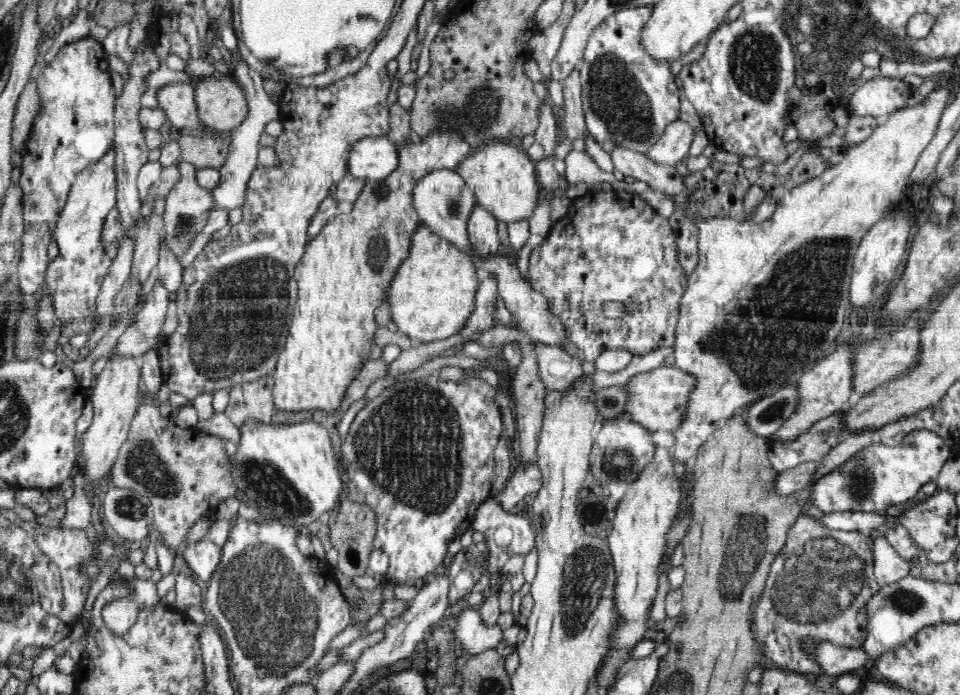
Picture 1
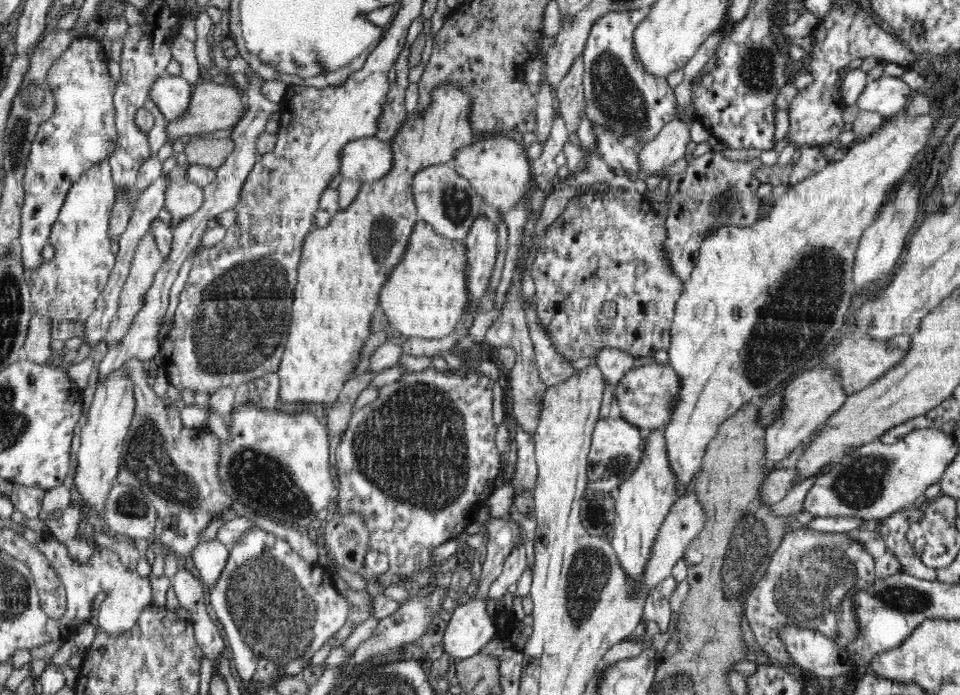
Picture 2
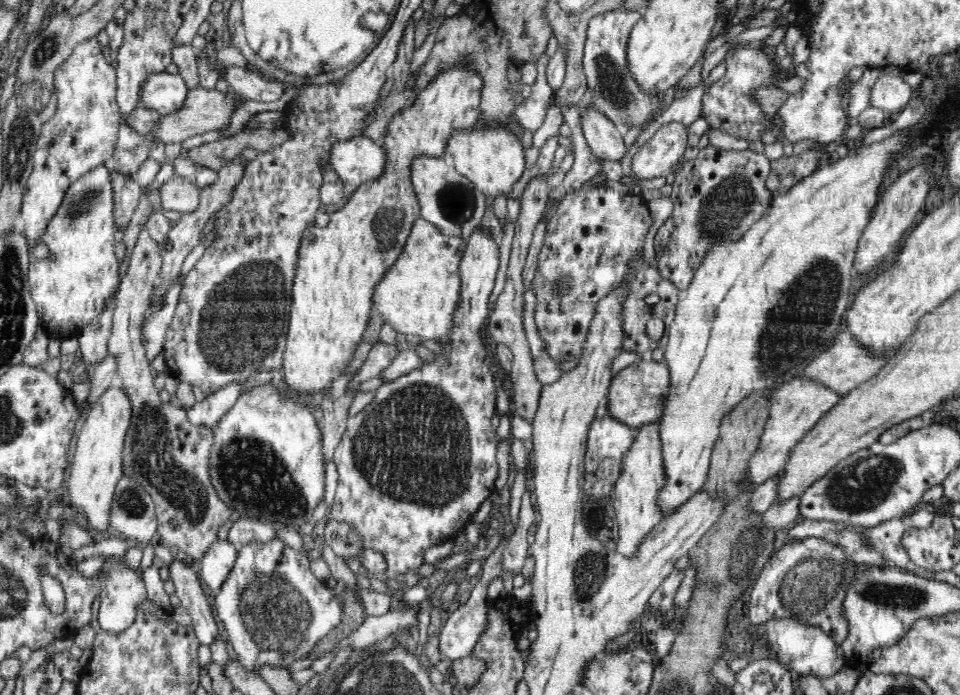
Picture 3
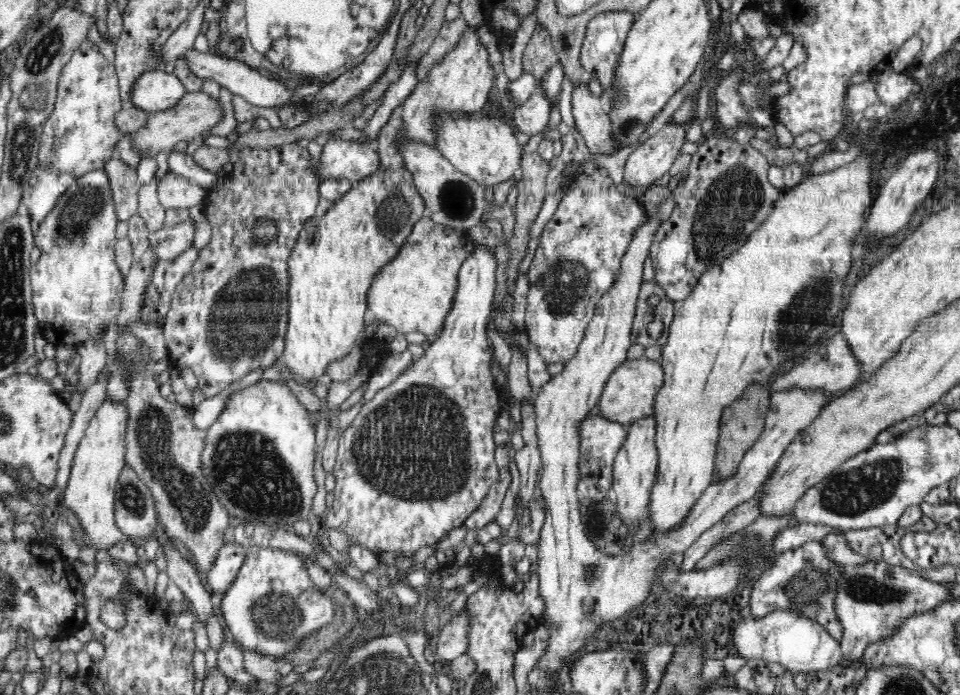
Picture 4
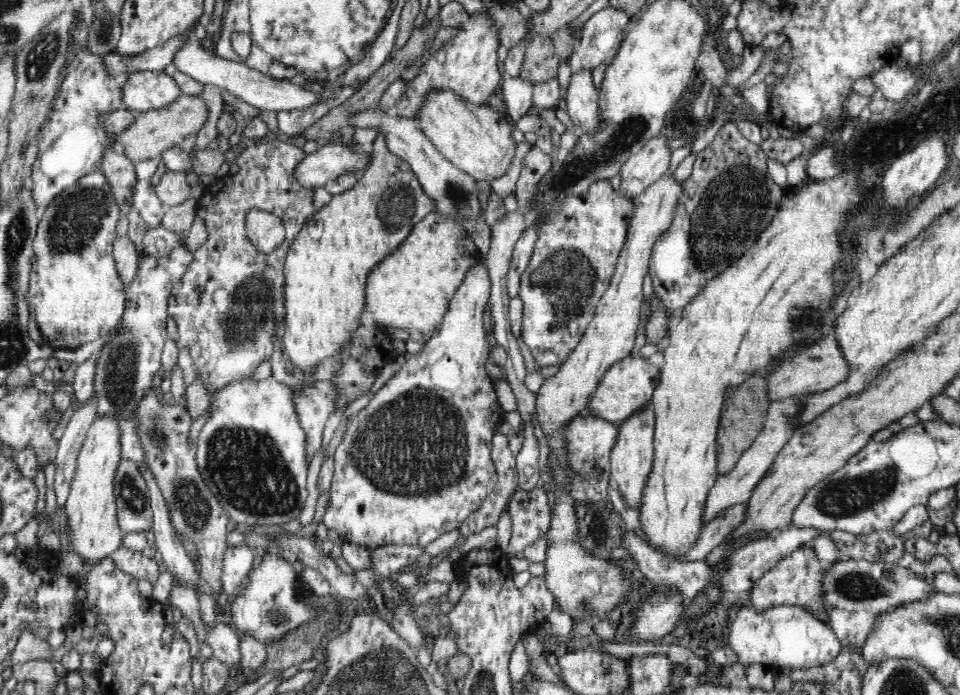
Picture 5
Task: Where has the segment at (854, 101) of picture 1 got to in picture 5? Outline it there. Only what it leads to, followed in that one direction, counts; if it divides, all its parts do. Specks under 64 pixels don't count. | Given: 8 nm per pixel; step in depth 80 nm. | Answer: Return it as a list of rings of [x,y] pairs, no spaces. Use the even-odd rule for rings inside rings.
[[[897,64],[888,65],[882,70],[875,71],[870,77],[874,86],[883,94],[887,102],[900,102],[912,97],[916,88],[914,68],[900,68]]]

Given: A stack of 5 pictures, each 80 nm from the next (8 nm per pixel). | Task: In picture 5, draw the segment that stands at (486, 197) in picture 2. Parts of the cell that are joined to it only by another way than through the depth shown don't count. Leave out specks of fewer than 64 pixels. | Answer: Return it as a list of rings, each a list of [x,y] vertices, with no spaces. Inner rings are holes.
[[[438,89],[427,95],[415,122],[446,160],[477,181],[492,182],[508,172],[517,143],[511,134],[514,126],[498,114],[498,109],[490,110],[491,106],[465,100],[453,89]]]

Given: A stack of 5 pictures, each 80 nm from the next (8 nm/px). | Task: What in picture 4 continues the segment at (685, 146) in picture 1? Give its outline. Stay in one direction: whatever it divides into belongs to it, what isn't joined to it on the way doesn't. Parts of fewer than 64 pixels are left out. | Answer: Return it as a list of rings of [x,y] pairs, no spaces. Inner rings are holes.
[[[669,124],[650,136],[625,163],[623,182],[633,188],[645,190],[658,178],[662,178],[680,154],[680,148],[687,141],[687,126]]]

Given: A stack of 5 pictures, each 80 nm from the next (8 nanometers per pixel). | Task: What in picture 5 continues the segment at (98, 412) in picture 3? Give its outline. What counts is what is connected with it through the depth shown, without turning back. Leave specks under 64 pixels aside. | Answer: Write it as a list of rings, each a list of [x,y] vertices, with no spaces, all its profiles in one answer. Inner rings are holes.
[[[104,416],[104,418],[97,418],[97,420],[91,424],[90,430],[88,430],[88,434],[86,435],[86,438],[84,439],[82,450],[80,450],[80,454],[78,456],[77,464],[76,464],[76,472],[74,476],[74,480],[72,480],[72,486],[70,488],[70,494],[68,494],[68,500],[66,500],[66,516],[68,516],[68,526],[72,528],[70,530],[70,544],[74,544],[74,552],[76,552],[77,558],[82,558],[82,562],[84,562],[84,570],[87,569],[87,564],[85,562],[90,562],[90,564],[96,564],[97,562],[100,562],[102,558],[106,558],[106,556],[112,556],[113,552],[117,550],[117,548],[122,545],[123,542],[123,534],[121,532],[121,529],[119,528],[119,523],[117,522],[117,507],[115,504],[115,496],[114,496],[114,482],[115,482],[115,475],[116,471],[118,469],[118,466],[121,464],[121,461],[123,459],[122,454],[122,448],[119,447],[118,444],[119,440],[119,432],[118,432],[118,426],[115,424],[114,418],[109,418],[109,416]]]

